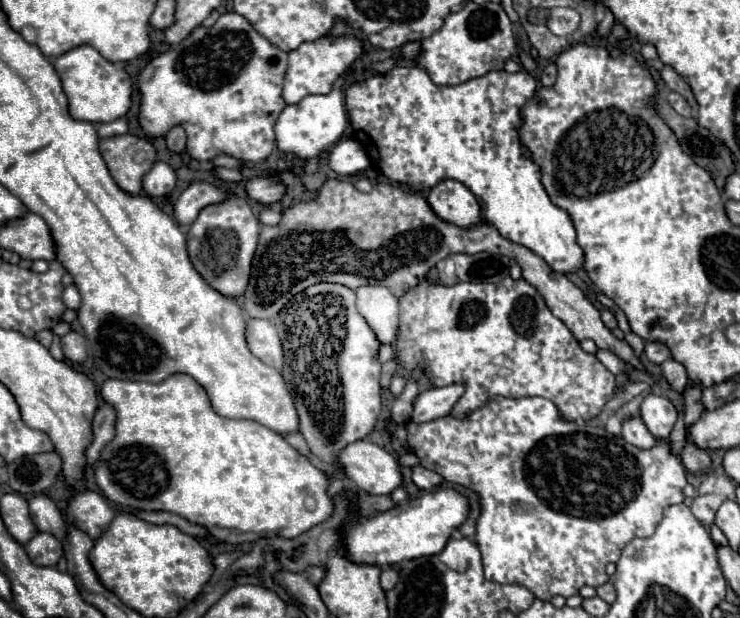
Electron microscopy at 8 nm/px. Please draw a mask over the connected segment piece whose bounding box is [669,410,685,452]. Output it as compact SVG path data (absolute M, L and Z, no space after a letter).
M683 410L679 412L679 418L677 418L677 422L675 422L675 428L673 428L673 432L671 432L671 446L673 446L673 452L679 452L681 450L681 446L683 446L683 426L685 426L685 422L683 422Z

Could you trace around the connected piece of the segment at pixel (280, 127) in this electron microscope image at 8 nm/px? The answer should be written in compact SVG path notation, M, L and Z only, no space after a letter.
M335 88L335 92L327 96L305 96L301 102L285 106L283 112L279 114L275 124L277 146L283 152L295 152L303 160L313 160L315 156L331 148L341 138L347 124L349 124L349 118L347 118L341 88Z

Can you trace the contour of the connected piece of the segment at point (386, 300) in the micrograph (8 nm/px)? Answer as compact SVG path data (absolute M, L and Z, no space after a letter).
M359 286L357 310L381 344L393 344L399 320L399 302L385 286Z

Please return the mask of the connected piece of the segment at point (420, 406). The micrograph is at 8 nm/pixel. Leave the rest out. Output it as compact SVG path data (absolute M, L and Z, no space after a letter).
M455 382L443 388L431 388L425 390L423 394L417 396L413 404L413 416L411 420L415 422L429 422L435 418L441 418L451 412L451 408L457 404L457 400L463 396L465 384Z

